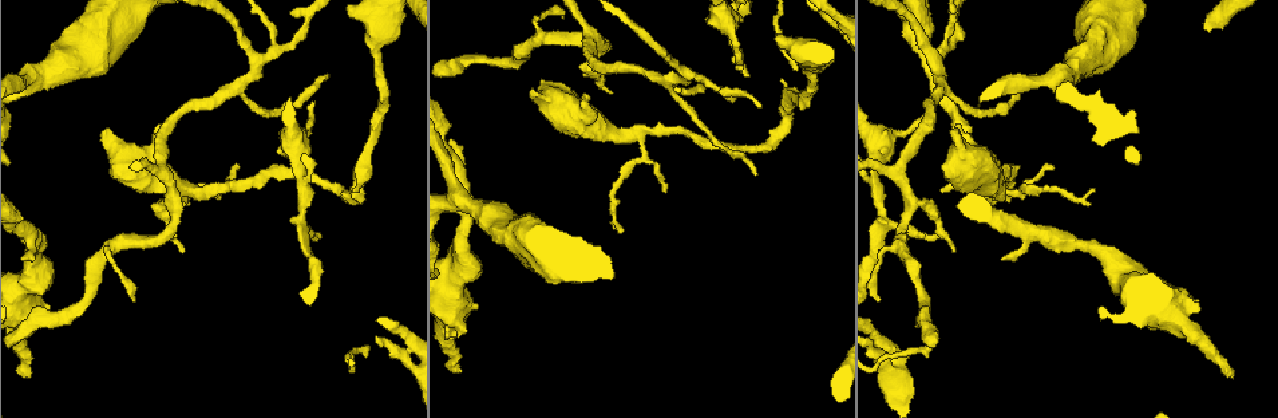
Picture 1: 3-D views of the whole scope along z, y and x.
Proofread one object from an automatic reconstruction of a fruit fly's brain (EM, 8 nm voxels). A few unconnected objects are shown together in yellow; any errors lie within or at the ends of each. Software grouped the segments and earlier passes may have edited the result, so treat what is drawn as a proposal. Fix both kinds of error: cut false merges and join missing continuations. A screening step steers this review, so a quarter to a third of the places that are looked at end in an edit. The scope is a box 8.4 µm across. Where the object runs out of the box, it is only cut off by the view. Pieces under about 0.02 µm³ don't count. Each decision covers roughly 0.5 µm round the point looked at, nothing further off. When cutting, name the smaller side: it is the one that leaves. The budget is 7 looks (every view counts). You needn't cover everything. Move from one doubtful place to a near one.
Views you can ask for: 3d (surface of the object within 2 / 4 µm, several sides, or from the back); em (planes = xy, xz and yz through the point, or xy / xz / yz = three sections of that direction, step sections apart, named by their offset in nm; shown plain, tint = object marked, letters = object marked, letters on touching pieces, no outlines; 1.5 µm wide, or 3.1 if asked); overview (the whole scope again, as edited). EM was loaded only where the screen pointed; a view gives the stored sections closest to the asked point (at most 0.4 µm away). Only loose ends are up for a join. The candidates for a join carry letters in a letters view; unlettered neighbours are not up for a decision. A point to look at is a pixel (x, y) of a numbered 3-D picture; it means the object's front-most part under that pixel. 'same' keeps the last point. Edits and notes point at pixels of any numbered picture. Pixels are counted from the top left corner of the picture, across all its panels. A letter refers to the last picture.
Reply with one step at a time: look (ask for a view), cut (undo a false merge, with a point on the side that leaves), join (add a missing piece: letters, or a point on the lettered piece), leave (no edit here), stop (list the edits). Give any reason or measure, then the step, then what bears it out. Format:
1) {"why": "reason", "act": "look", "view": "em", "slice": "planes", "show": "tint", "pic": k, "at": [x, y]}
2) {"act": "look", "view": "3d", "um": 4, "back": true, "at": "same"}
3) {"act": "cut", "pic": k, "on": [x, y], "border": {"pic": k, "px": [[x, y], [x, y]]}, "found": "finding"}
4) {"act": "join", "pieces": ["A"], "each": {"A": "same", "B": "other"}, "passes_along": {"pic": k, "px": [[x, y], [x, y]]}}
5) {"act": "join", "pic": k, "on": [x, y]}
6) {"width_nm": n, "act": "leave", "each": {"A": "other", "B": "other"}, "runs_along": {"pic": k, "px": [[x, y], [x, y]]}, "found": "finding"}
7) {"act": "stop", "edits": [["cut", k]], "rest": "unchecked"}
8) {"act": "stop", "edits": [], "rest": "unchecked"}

{"act": "look", "view": "em", "slice": "planes", "show": "plain", "pic": 1, "at": [933, 235]}

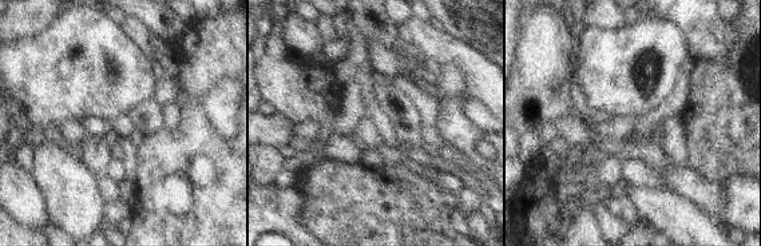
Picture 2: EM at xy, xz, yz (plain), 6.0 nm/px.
{"why": "with the object marked", "act": "look", "view": "em", "slice": "planes", "show": "tint", "at": "same"}

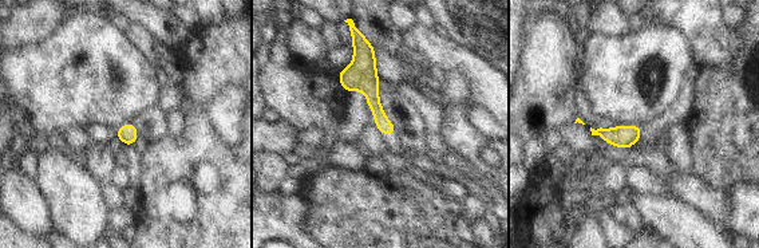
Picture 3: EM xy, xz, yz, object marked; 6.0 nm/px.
{"why": "what lies round it", "act": "look", "view": "em", "slice": "planes", "show": "letters", "at": "same"}

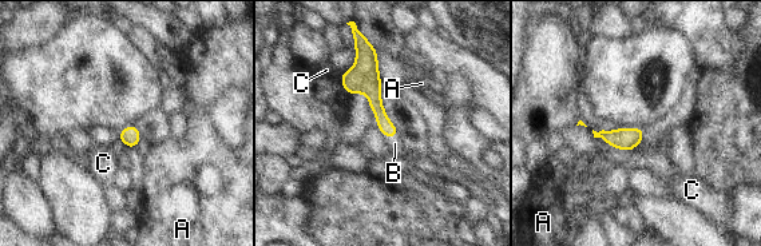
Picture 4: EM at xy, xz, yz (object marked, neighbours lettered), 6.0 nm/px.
{"width_nm": 90, "longest_contact_nm": ["B", 90], "act": "join", "pieces": ["B"], "each": {"A": "other", "B": "same", "C": "other"}, "found": "it goes on there"}

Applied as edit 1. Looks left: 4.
{"act": "look", "view": "overview"}

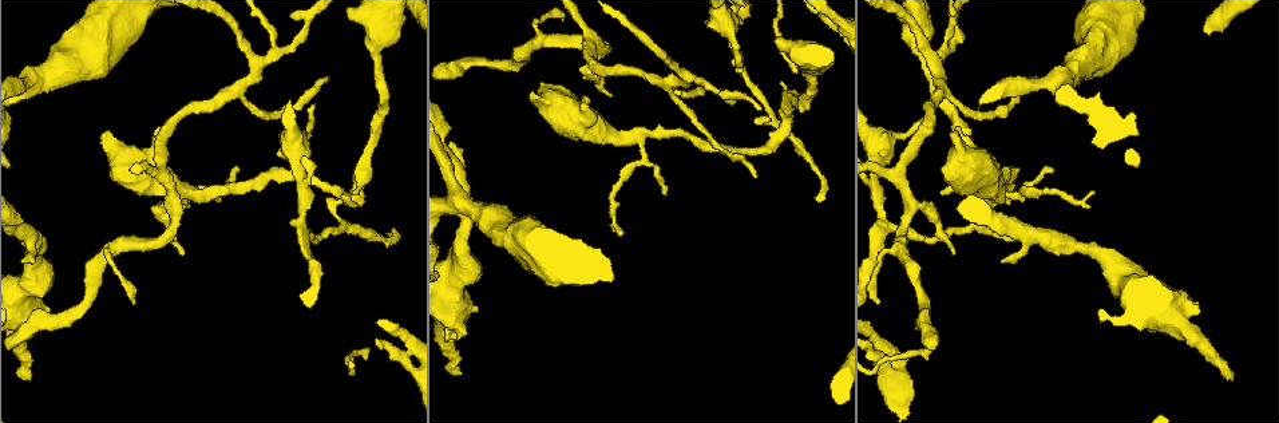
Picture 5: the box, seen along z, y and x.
{"why": "thin end", "act": "look", "view": "em", "slice": "yz", "step": 8, "show": "letters", "pic": 5, "at": [1092, 193]}

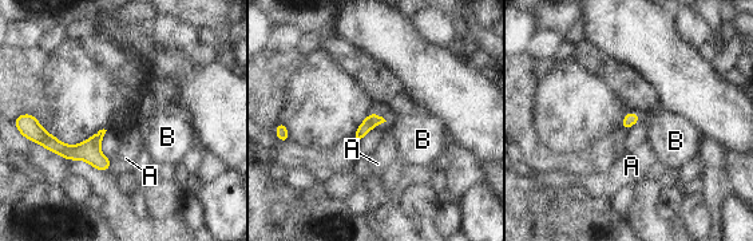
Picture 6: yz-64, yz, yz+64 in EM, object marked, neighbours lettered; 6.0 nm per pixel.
{"act": "leave", "each": {"A": "other", "B": "other"}, "border": {"pic": 6, "px": [[110, 159], [113, 165]]}, "found": "no lettered piece goes on from it"}

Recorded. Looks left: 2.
{"why": "three-way junction", "act": "look", "view": "3d", "um": 4, "back": true, "pic": 5, "at": [631, 137]}

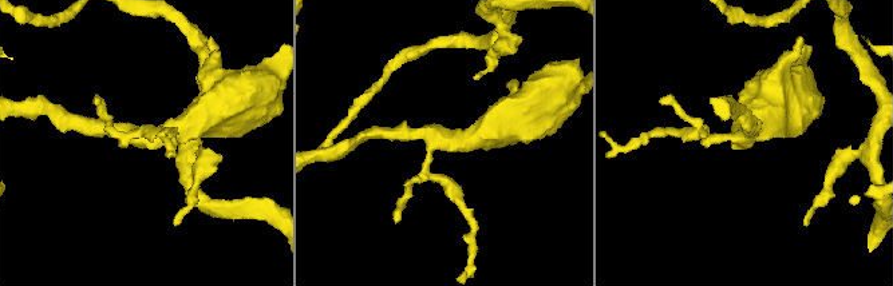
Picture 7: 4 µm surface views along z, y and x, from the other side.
{"why": "now the EM", "act": "look", "view": "em", "slice": "planes", "show": "letters", "pic": 7, "at": [145, 141]}

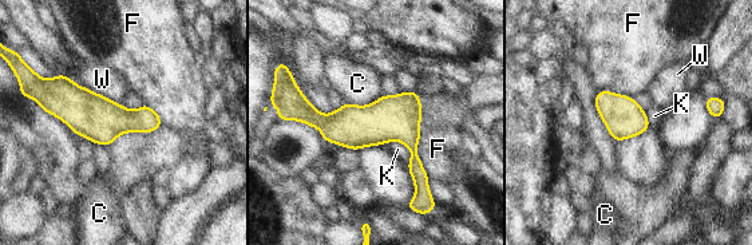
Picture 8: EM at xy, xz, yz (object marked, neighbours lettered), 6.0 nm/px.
{"act": "leave", "each": {"C": "other", "F": "other", "K": "other", "W": "other"}, "border": {"pic": 8, "px": [[383, 94], [367, 105], [344, 102]]}, "found": "all the same cell"}

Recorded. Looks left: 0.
{"act": "stop", "edits": [["join", 4]], "rest": "unchecked"}

